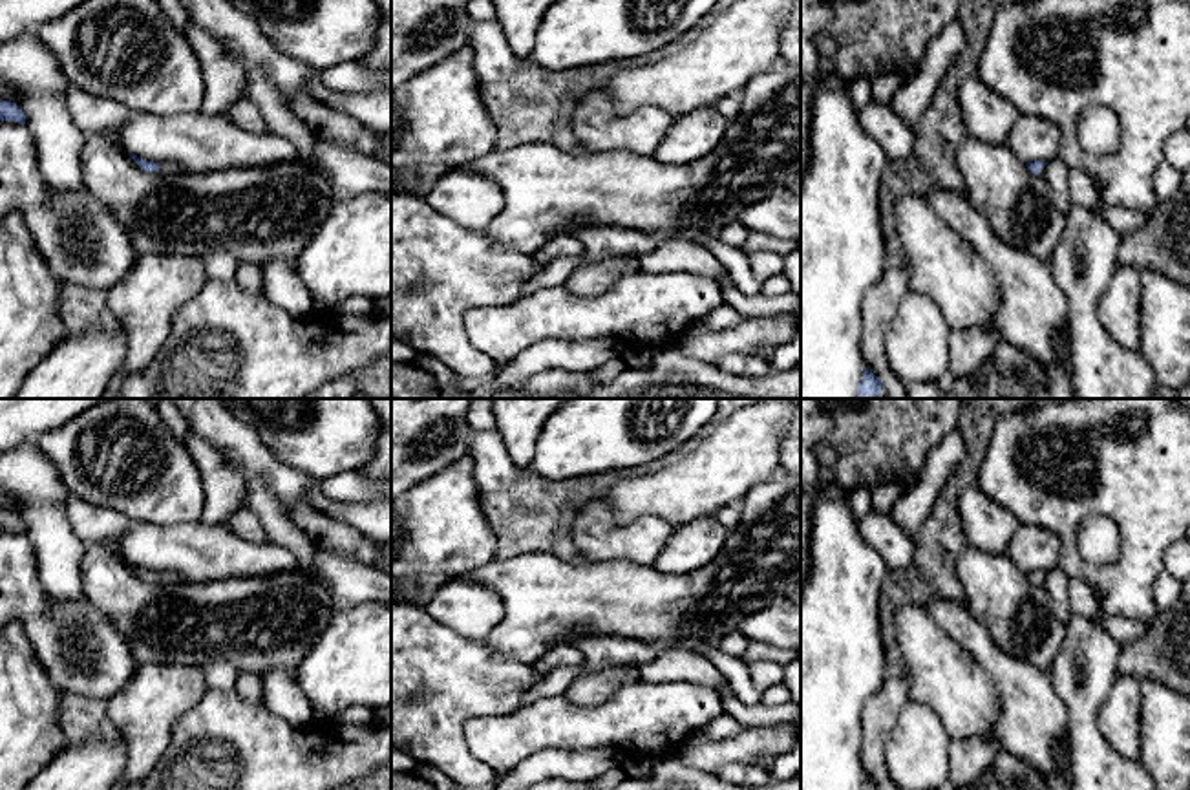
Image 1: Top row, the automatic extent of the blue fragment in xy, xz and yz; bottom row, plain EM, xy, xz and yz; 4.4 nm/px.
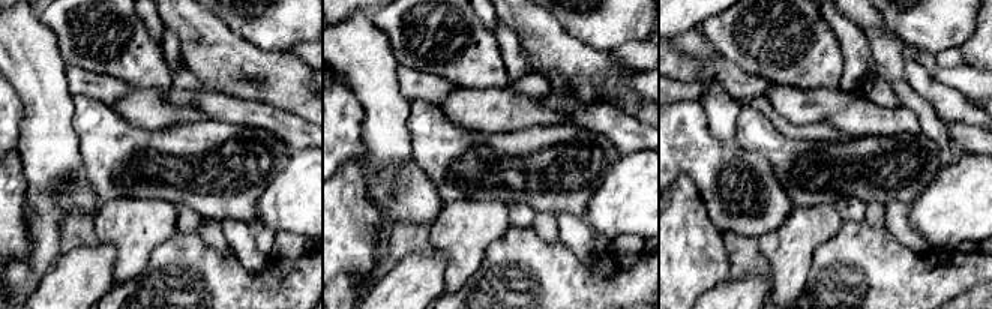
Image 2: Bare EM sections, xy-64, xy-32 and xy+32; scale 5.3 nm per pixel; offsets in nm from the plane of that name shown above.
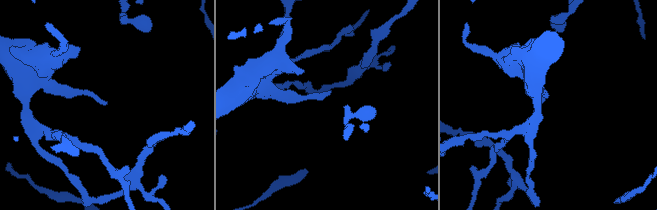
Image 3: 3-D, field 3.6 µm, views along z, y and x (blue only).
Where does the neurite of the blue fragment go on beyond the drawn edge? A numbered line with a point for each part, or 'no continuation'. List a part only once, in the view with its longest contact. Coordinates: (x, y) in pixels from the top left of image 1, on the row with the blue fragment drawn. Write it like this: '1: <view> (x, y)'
1: xy (165, 169)

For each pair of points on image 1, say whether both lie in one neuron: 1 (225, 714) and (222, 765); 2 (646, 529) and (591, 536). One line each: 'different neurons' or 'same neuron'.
1: same neuron
2: same neuron

